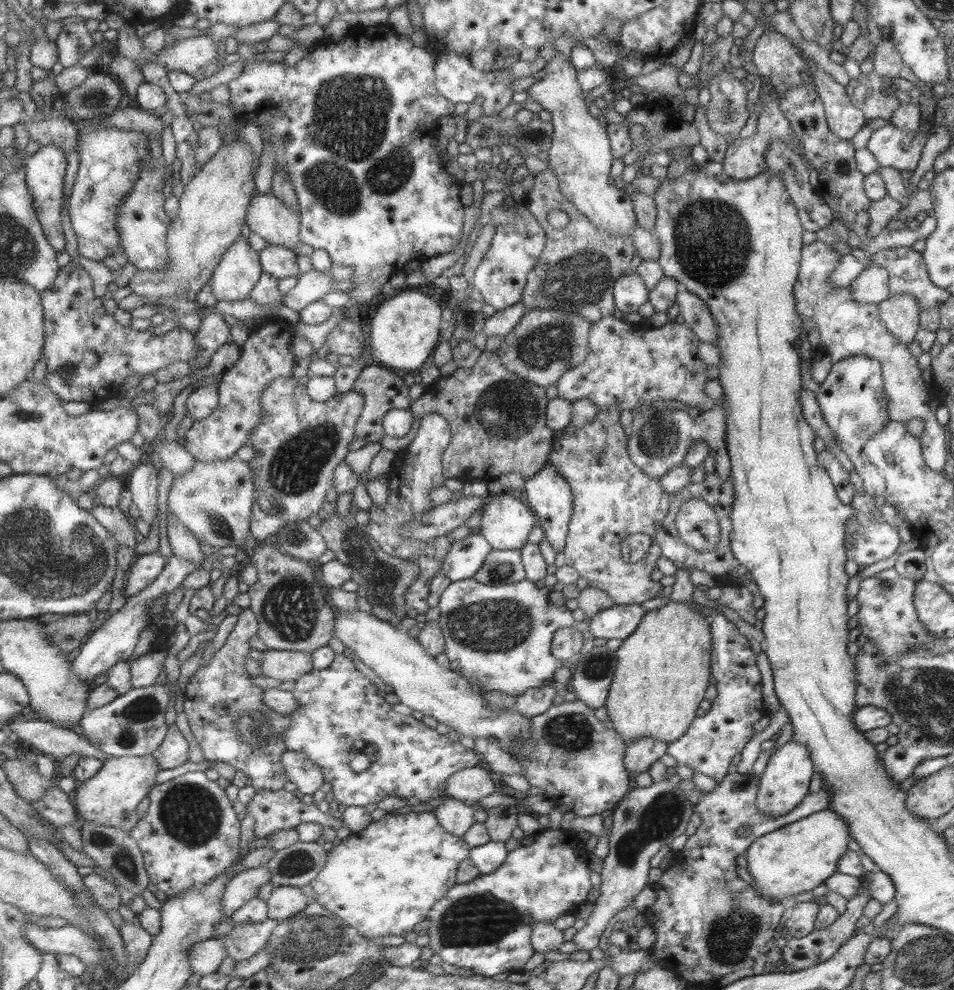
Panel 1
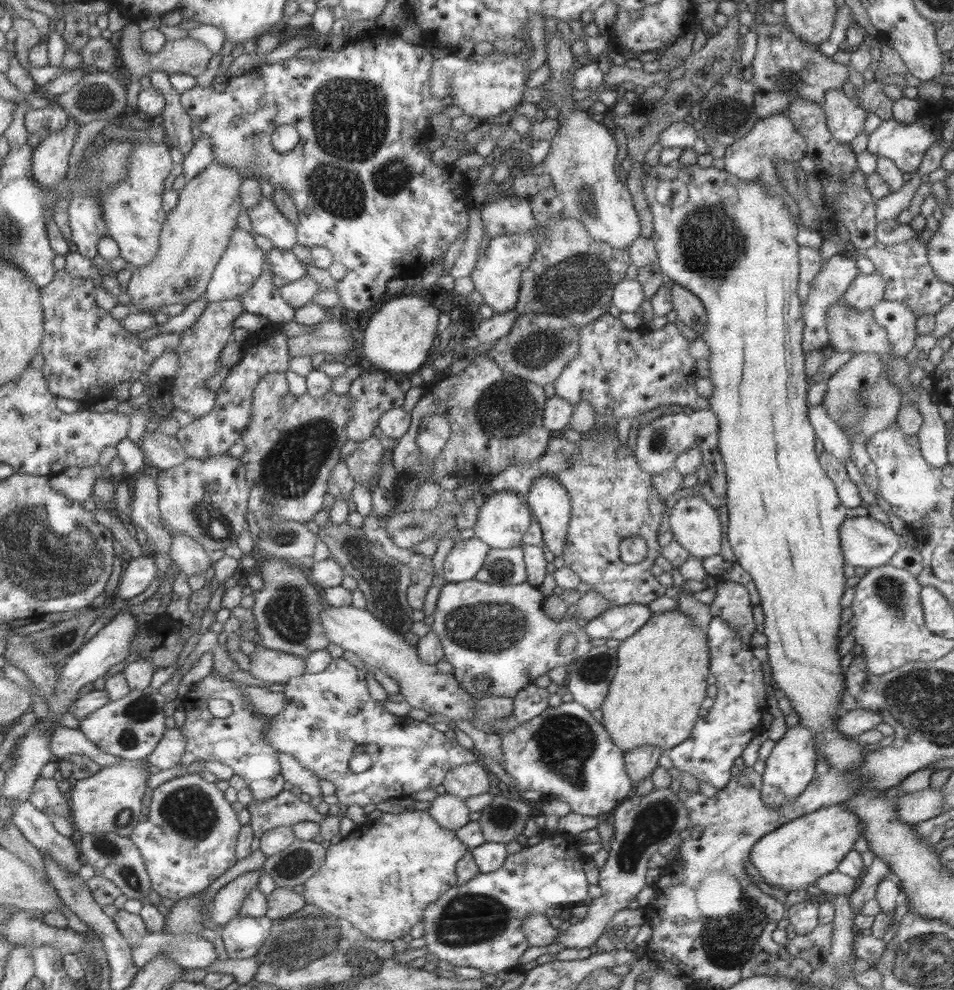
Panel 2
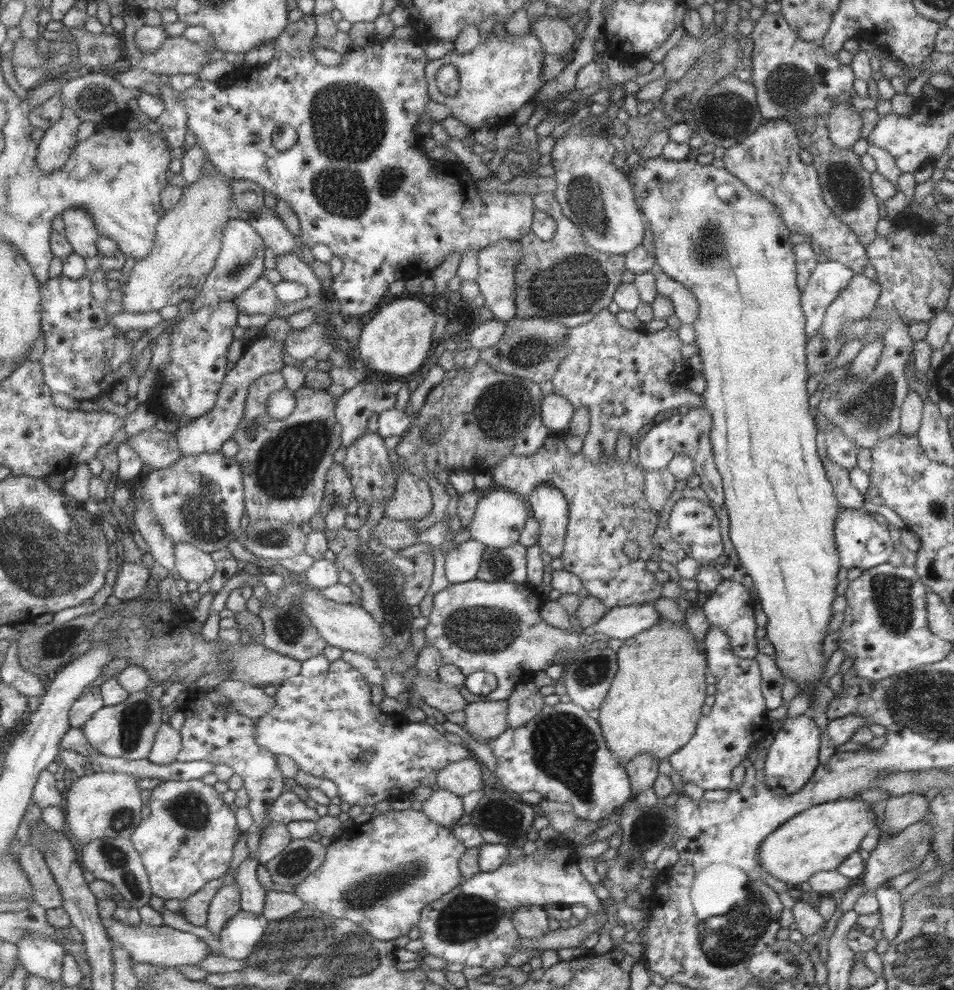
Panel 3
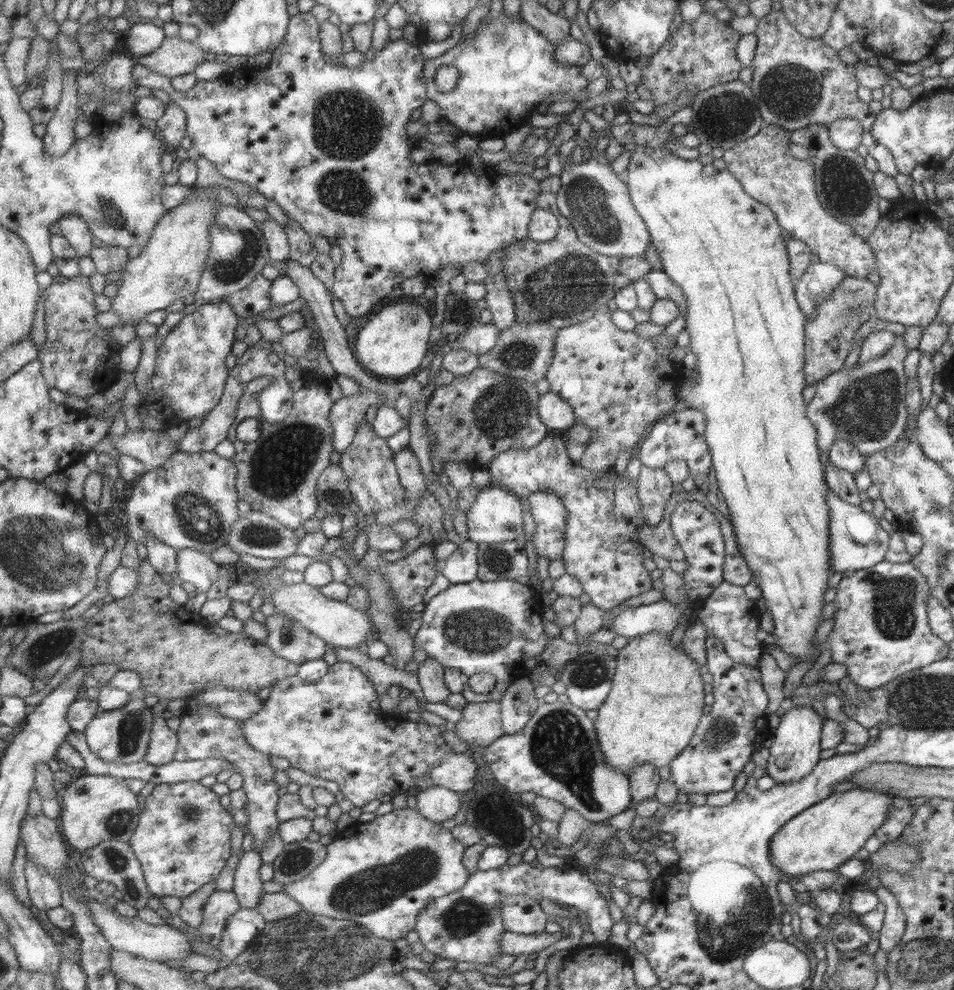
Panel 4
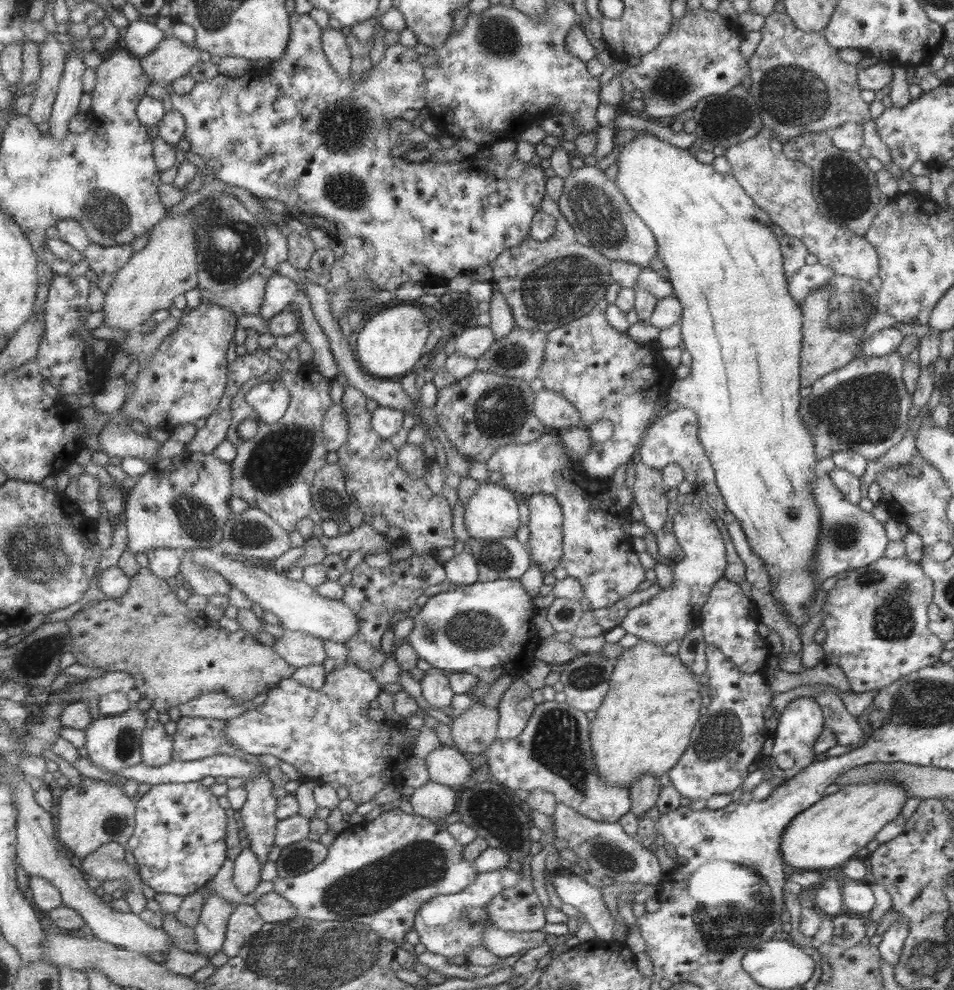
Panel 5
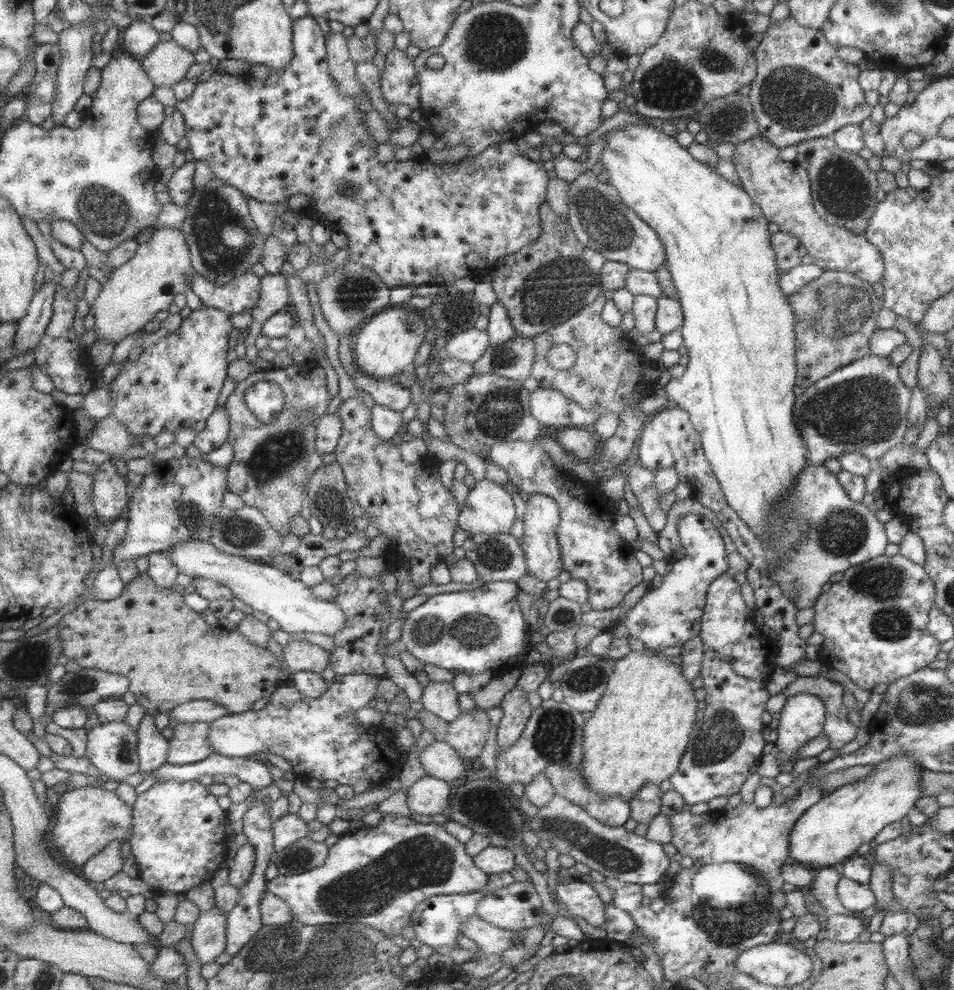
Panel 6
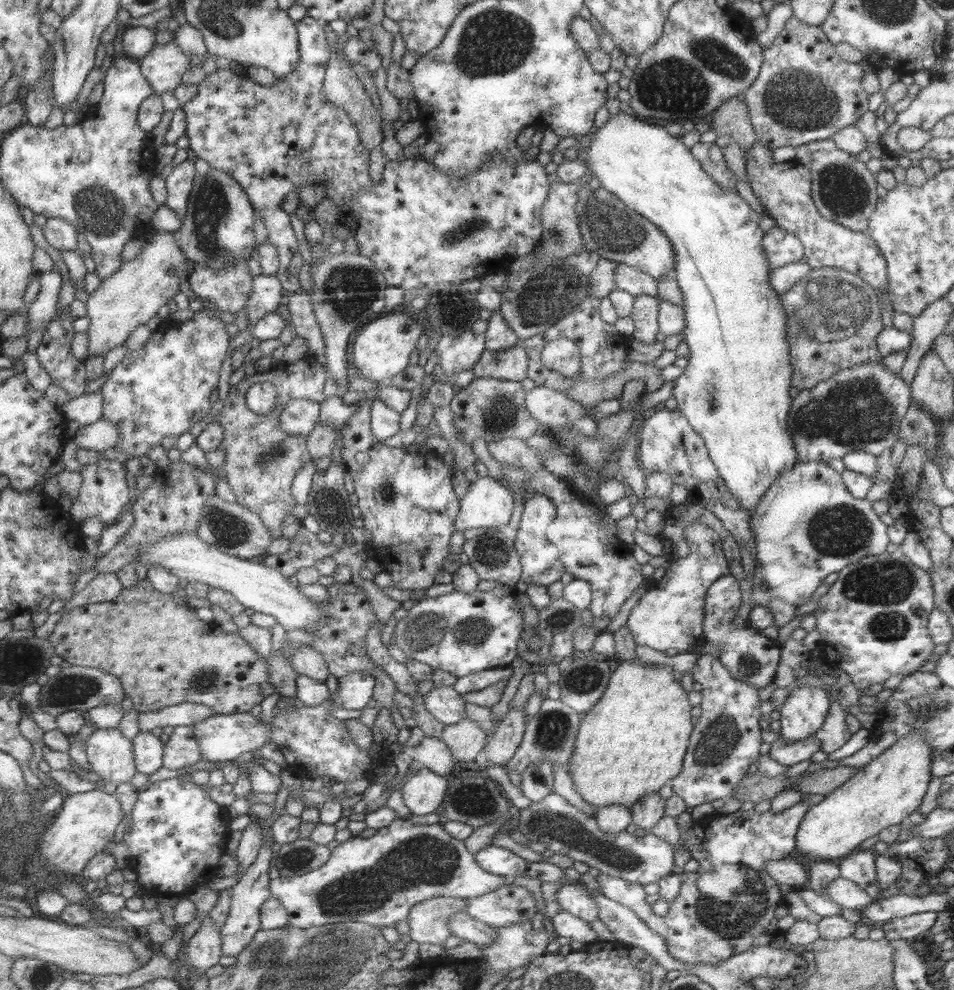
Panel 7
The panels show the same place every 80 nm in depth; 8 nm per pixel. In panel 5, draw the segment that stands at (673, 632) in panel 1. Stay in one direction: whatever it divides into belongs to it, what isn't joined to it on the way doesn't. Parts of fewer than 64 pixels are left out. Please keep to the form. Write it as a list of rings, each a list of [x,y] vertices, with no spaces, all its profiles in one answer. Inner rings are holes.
[[[638,639],[634,646],[631,648],[623,649],[622,653],[615,658],[614,669],[609,679],[609,688],[606,692],[606,696],[603,698],[601,705],[596,709],[595,717],[589,721],[589,738],[592,748],[592,755],[594,756],[595,770],[600,774],[600,777],[608,783],[617,783],[618,785],[627,787],[630,782],[643,773],[649,773],[657,778],[667,772],[677,759],[683,754],[686,746],[689,744],[690,734],[693,730],[694,724],[697,722],[699,716],[699,708],[701,704],[701,696],[699,695],[700,683],[698,683],[697,677],[688,671],[688,668],[680,661],[680,658],[674,654],[665,653],[663,647],[657,646],[655,643]]]

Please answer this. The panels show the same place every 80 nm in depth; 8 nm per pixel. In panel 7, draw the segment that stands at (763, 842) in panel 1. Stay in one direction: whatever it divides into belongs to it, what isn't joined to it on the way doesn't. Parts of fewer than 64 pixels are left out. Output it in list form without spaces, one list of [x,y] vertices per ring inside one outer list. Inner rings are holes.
[[[914,730],[907,736],[900,738],[895,744],[886,748],[871,762],[858,768],[858,771],[849,780],[839,785],[835,790],[826,794],[821,801],[814,803],[803,815],[797,832],[795,833],[794,857],[799,860],[813,858],[814,860],[839,861],[859,847],[860,842],[875,836],[889,825],[899,825],[903,818],[915,810],[927,790],[927,783],[931,778],[930,760],[932,748],[924,742],[920,730]]]

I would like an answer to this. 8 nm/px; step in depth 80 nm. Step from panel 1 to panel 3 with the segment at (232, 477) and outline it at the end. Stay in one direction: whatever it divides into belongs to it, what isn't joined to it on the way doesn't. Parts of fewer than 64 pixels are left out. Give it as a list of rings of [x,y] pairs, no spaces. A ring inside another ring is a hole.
[[[222,453],[183,455],[172,466],[158,470],[148,470],[140,480],[135,502],[145,501],[153,507],[166,535],[171,535],[176,544],[187,541],[197,546],[197,548],[201,548],[204,552],[217,552],[217,550],[225,548],[229,542],[237,540],[237,537],[241,534],[243,514],[246,510],[243,480],[241,464],[237,462],[235,457],[227,458]]]

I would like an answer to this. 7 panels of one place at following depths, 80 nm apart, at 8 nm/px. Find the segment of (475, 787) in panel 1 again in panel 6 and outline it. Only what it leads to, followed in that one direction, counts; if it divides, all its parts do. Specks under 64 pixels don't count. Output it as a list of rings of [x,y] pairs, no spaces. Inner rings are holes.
[[[433,741],[418,754],[418,759],[424,772],[433,778],[450,784],[464,779],[463,757],[459,756],[445,741]]]

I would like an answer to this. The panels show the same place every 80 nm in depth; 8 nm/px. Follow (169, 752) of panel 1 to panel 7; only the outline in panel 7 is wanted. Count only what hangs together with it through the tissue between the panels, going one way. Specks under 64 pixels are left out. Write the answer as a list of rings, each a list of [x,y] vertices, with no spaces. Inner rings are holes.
[[[139,731],[133,741],[138,772],[149,775],[163,768],[167,742],[151,731]]]

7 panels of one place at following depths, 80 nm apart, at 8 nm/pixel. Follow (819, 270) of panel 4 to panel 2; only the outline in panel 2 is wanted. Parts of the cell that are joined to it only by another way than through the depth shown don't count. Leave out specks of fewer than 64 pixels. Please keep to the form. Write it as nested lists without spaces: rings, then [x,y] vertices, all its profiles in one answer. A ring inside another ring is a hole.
[[[837,254],[832,255],[824,261],[820,273],[813,281],[806,303],[802,307],[804,327],[802,330],[801,348],[804,353],[814,348],[827,345],[828,336],[826,328],[824,327],[825,311],[833,301],[836,301],[842,296],[847,286],[851,284],[851,280],[853,280],[857,274],[859,274],[859,271],[857,270],[855,261],[849,257]]]

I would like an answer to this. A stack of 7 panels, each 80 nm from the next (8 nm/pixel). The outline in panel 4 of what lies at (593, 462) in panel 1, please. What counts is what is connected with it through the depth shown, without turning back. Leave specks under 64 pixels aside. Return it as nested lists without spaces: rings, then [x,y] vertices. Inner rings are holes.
[[[544,436],[539,445],[531,449],[515,451],[507,450],[499,453],[486,468],[493,484],[515,494],[525,500],[533,492],[547,490],[559,496],[563,508],[566,510],[564,528],[564,548],[560,558],[565,567],[565,573],[575,577],[582,586],[582,592],[589,596],[593,606],[601,610],[615,608],[617,604],[647,592],[653,588],[649,573],[643,568],[642,544],[638,531],[646,524],[646,518],[641,510],[637,496],[637,482],[629,480],[626,474],[617,474],[614,470],[609,472],[591,472],[581,469],[574,464],[566,454],[566,443],[557,436]]]

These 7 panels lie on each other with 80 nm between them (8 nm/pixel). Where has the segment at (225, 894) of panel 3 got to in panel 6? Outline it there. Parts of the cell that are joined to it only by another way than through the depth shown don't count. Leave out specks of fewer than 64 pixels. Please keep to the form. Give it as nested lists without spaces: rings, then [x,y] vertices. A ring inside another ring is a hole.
[[[216,905],[202,912],[194,926],[191,941],[203,964],[215,963],[217,957],[226,952],[227,915],[223,916]]]

